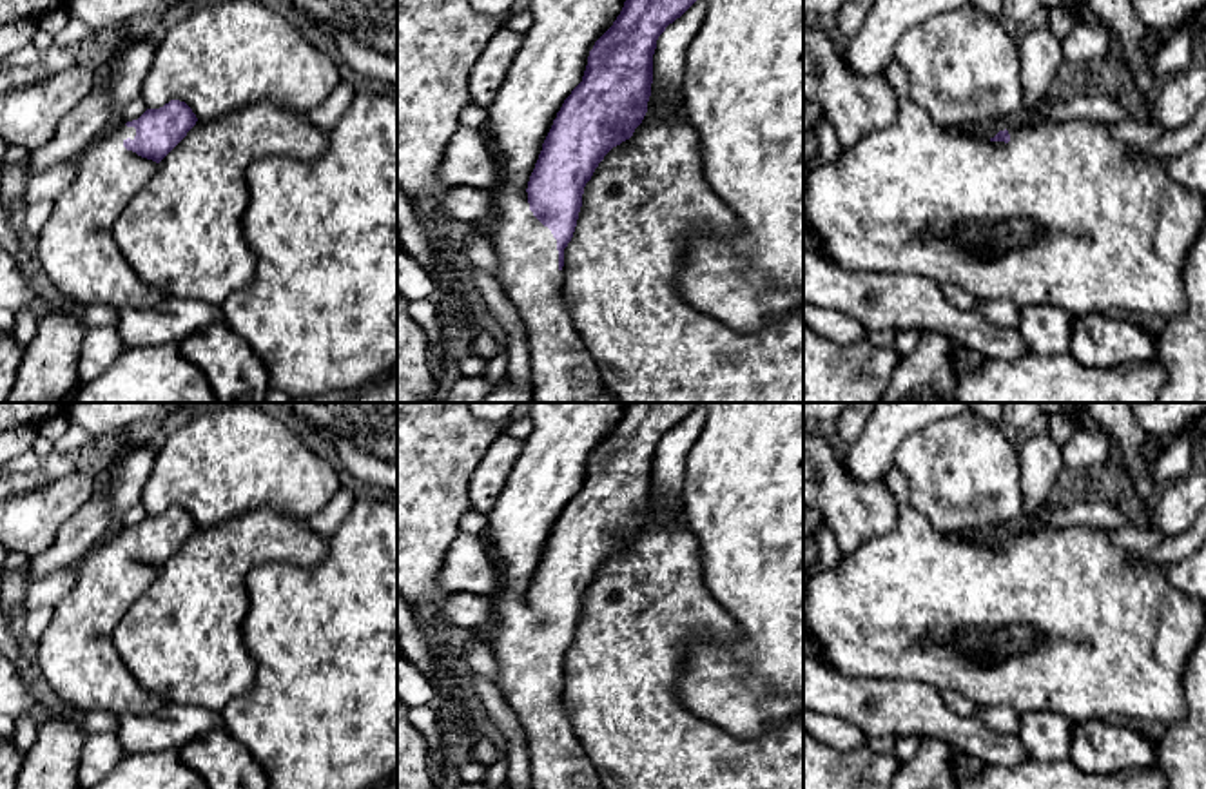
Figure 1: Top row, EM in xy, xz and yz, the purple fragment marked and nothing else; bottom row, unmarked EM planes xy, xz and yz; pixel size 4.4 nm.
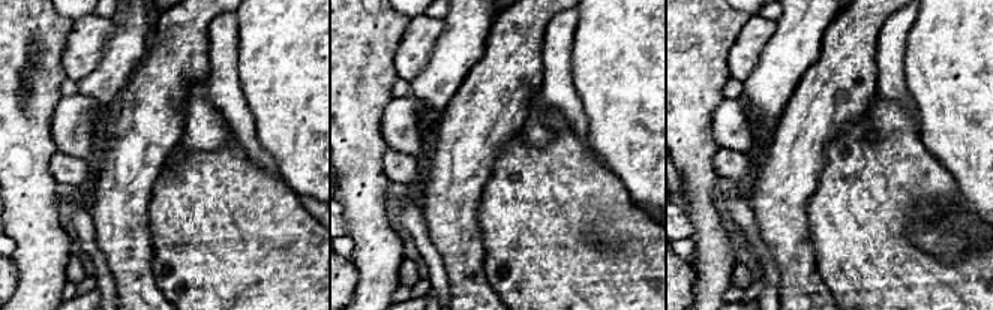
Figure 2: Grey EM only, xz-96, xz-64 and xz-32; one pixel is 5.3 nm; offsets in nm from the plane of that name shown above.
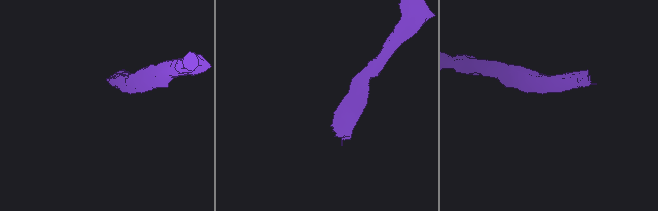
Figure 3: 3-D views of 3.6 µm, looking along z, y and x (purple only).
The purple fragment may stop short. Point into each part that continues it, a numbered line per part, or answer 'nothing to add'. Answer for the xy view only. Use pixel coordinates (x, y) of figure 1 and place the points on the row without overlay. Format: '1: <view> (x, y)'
1: xy (77, 655)

